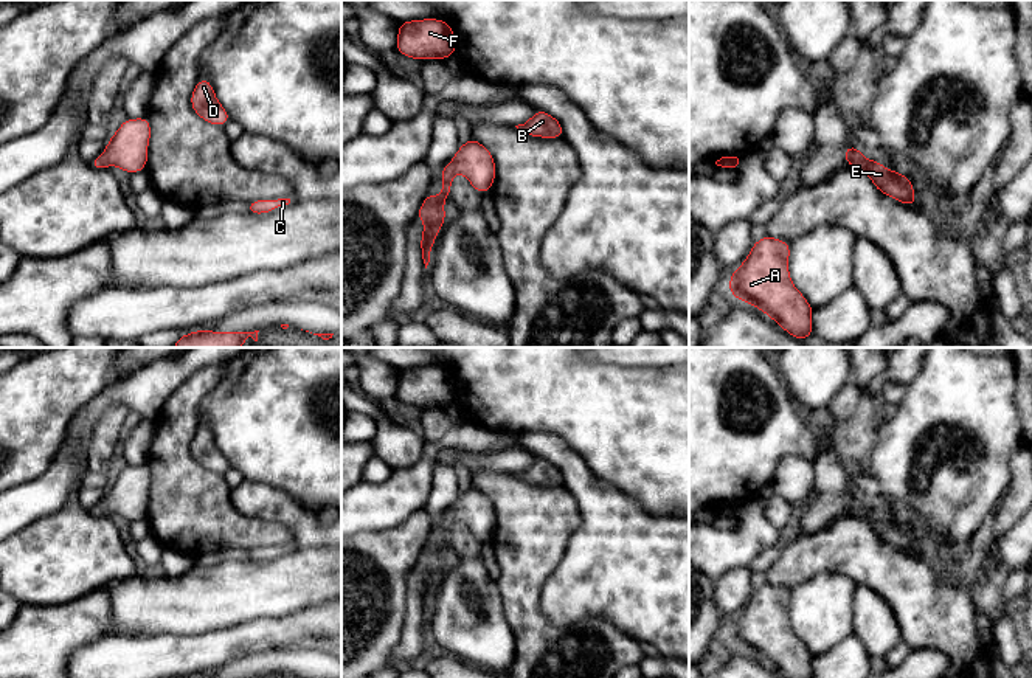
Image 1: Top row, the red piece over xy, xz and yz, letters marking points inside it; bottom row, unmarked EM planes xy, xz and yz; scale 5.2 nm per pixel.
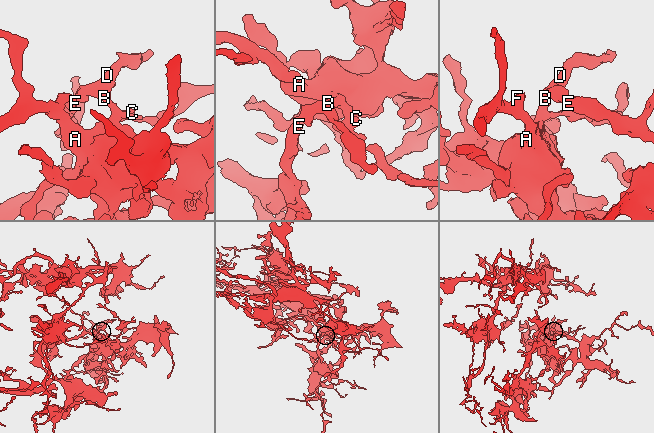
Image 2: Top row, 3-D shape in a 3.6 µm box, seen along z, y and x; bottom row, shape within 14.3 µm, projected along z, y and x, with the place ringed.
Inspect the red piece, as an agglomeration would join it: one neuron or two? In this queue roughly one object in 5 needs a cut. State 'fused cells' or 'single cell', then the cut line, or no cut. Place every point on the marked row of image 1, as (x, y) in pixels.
single cell; cut none

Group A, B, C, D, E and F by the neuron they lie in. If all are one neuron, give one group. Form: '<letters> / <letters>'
A B C D E F

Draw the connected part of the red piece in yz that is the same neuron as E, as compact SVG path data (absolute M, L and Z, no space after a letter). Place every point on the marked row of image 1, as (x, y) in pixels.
M847 146L844 149L844 157L847 166L854 166L868 174L880 192L913 208L916 206L916 192L908 177L899 174L897 171L888 171L880 161L864 158L860 154L860 149L854 146Z

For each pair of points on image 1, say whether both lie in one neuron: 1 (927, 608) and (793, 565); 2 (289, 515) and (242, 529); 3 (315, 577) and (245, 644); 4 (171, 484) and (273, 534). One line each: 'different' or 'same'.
1: same
2: different
3: different
4: same

